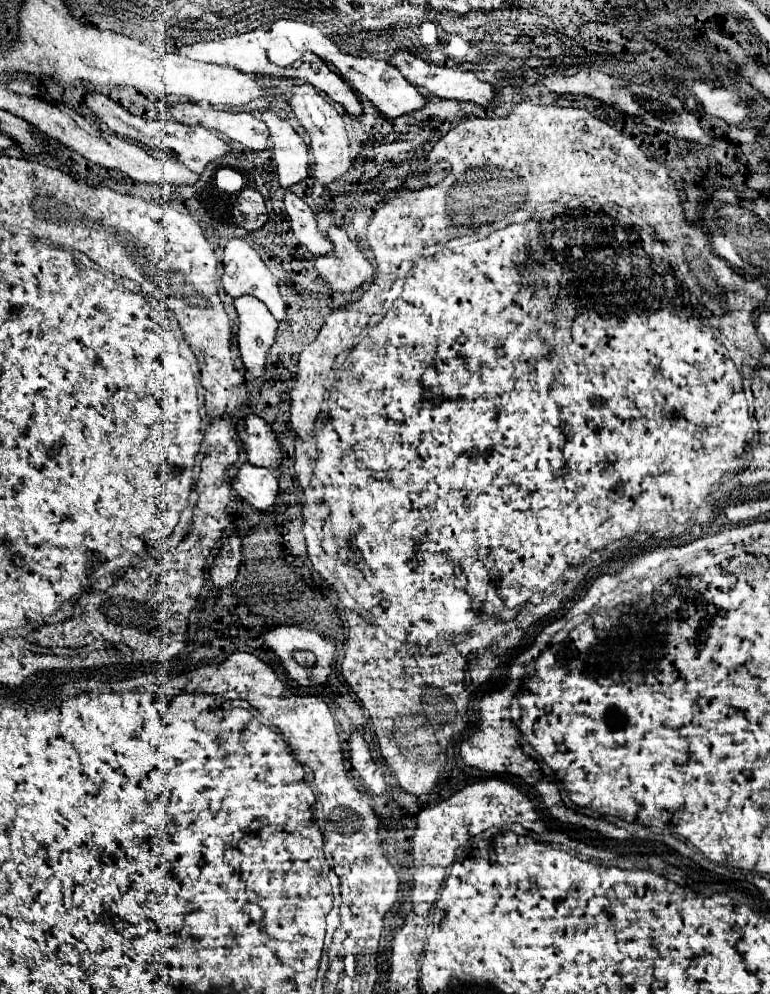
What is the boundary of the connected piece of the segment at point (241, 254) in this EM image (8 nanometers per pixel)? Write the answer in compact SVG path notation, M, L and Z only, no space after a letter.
M239 237L229 239L227 245L225 245L225 263L223 263L221 285L223 285L223 289L231 297L237 297L237 295L255 295L259 301L263 301L267 305L267 309L273 313L273 317L277 317L277 321L285 319L285 305L283 305L283 299L279 299L277 279L267 269L267 265L261 261L261 257L255 253L255 249L251 249Z

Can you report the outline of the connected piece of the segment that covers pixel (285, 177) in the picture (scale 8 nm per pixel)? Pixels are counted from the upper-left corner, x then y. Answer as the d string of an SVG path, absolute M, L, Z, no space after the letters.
M261 109L261 111L257 111L257 117L261 121L267 121L269 147L275 155L275 165L277 165L277 175L279 175L281 187L303 181L307 177L307 169L309 169L307 145L303 143L303 139L273 109Z

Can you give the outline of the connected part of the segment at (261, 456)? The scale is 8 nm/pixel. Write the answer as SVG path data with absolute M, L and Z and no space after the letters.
M249 413L247 417L239 419L237 431L247 451L249 463L267 469L279 467L279 463L283 461L283 451L275 439L271 425L267 425L261 417Z

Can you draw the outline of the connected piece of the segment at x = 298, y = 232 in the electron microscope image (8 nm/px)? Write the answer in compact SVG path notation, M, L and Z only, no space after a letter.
M287 195L285 211L289 215L291 229L303 247L307 247L315 257L327 257L333 253L335 247L319 229L315 211L303 199L299 199L297 195Z

